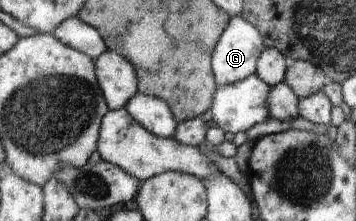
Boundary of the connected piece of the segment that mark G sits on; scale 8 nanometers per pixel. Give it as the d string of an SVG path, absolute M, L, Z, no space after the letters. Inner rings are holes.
M240 16L231 17L212 55L216 86L241 82L256 74L256 63L264 49L263 37L253 24Z

